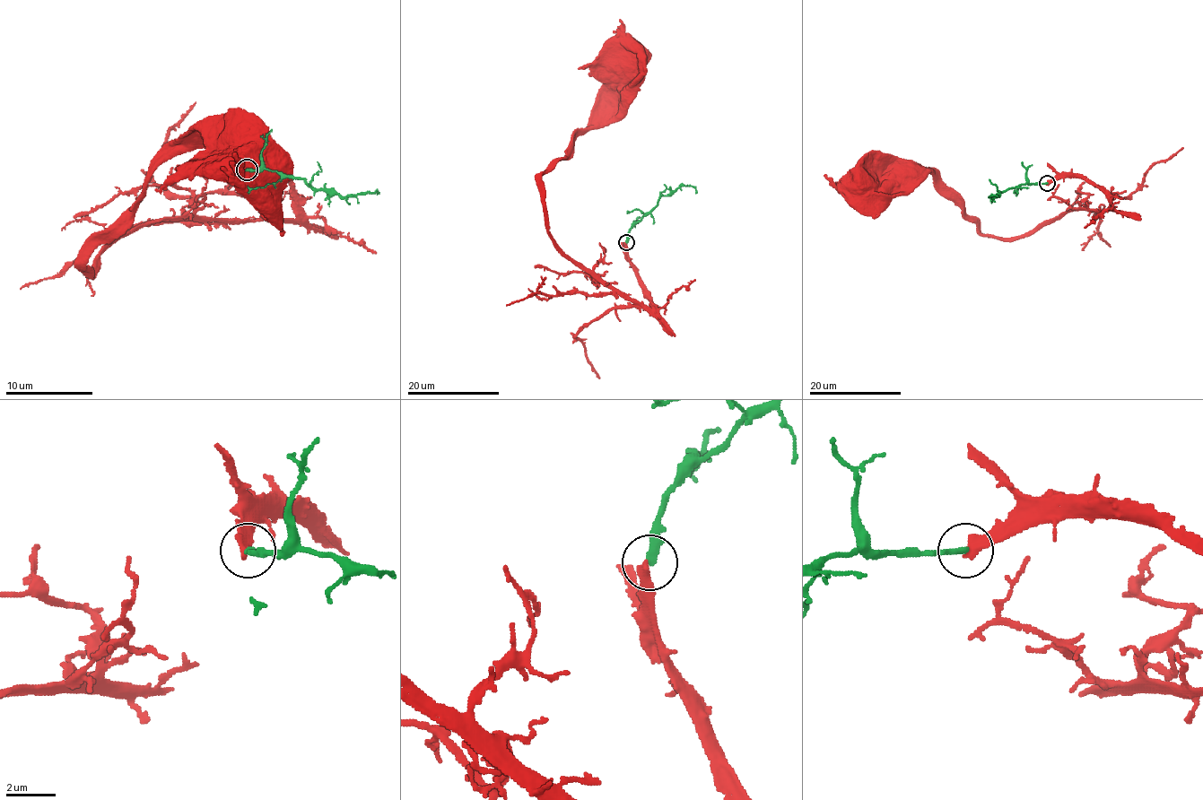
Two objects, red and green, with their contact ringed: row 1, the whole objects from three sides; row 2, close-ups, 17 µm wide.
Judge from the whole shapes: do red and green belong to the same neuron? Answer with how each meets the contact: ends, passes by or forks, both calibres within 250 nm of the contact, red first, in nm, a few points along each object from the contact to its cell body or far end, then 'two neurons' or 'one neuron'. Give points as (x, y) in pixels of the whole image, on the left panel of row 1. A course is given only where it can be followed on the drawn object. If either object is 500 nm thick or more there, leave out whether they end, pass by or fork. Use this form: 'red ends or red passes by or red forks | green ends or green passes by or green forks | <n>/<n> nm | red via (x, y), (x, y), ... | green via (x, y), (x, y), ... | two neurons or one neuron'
red ends | green ends | 360/280 nm | red via (246, 169), (270, 164), (293, 219), (157, 219), (85, 269), (183, 145), (218, 134), (246, 171), (270, 171) | green via (246, 169), (270, 169), (300, 178), (313, 188), (333, 188), (342, 197), (379, 193), (376, 195) | two neurons

